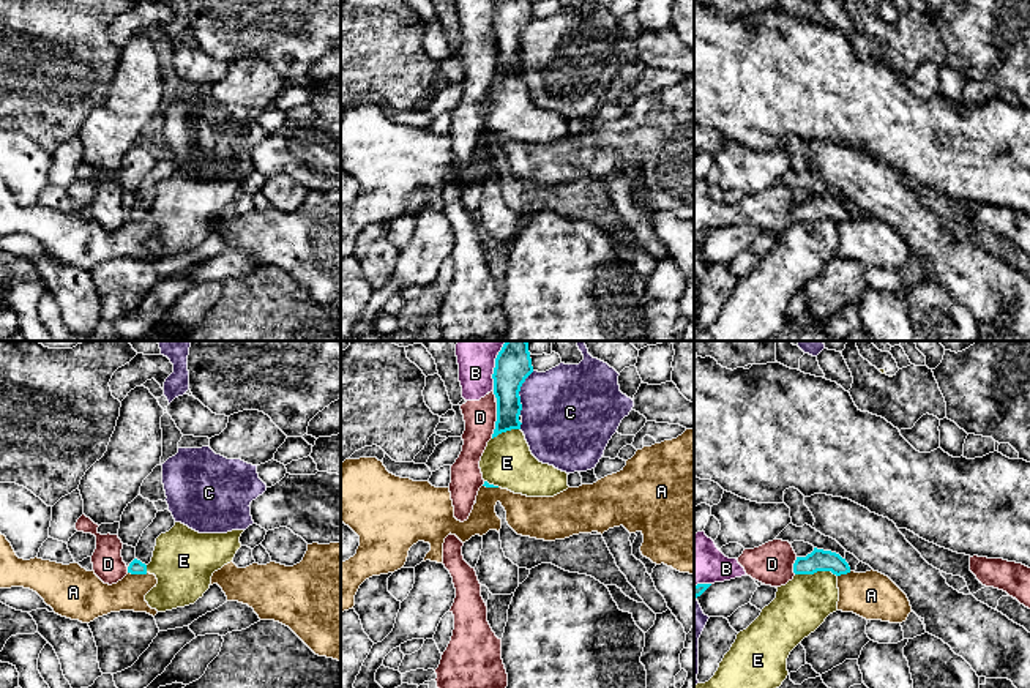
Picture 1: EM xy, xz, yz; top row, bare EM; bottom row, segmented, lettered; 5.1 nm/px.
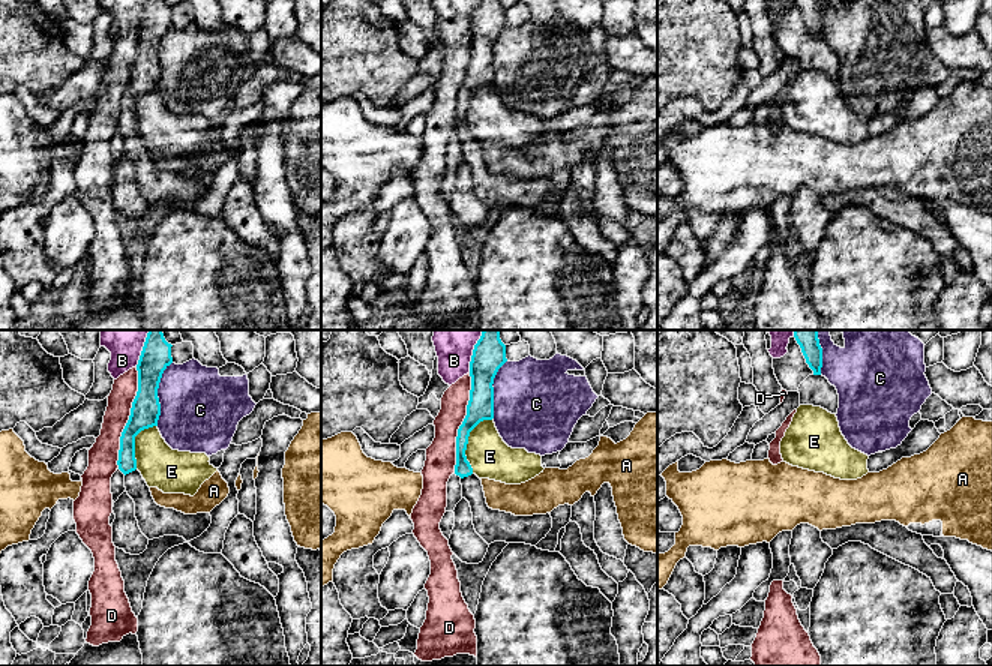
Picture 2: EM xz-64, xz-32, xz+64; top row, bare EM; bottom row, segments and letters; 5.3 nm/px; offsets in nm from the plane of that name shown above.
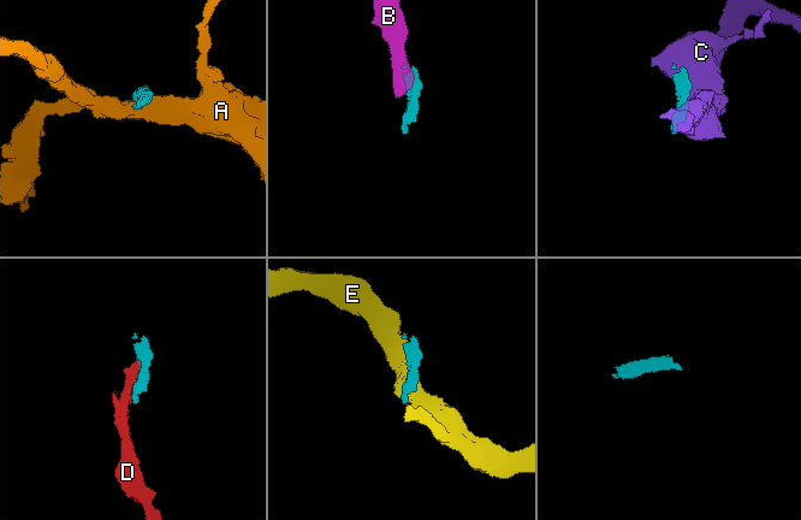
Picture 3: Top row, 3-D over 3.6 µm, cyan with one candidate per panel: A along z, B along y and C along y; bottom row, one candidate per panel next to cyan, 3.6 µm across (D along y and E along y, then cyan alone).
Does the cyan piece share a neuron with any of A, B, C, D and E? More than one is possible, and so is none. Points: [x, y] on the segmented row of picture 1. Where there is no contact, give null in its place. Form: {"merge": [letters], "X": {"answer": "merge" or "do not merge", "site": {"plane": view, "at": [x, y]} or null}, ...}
{"merge": [], "A": {"answer": "do not merge", "site": {"plane": "xy", "at": [138, 573]}}, "B": {"answer": "do not merge", "site": {"plane": "xz", "at": [496, 365]}}, "C": {"answer": "do not merge", "site": {"plane": "xz", "at": [518, 393]}}, "D": {"answer": "do not merge", "site": {"plane": "xz", "at": [497, 420]}}, "E": {"answer": "do not merge", "site": {"plane": "yz", "at": [816, 572]}}}

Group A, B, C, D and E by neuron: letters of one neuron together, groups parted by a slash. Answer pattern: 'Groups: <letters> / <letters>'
Groups: A / B D / C / E

